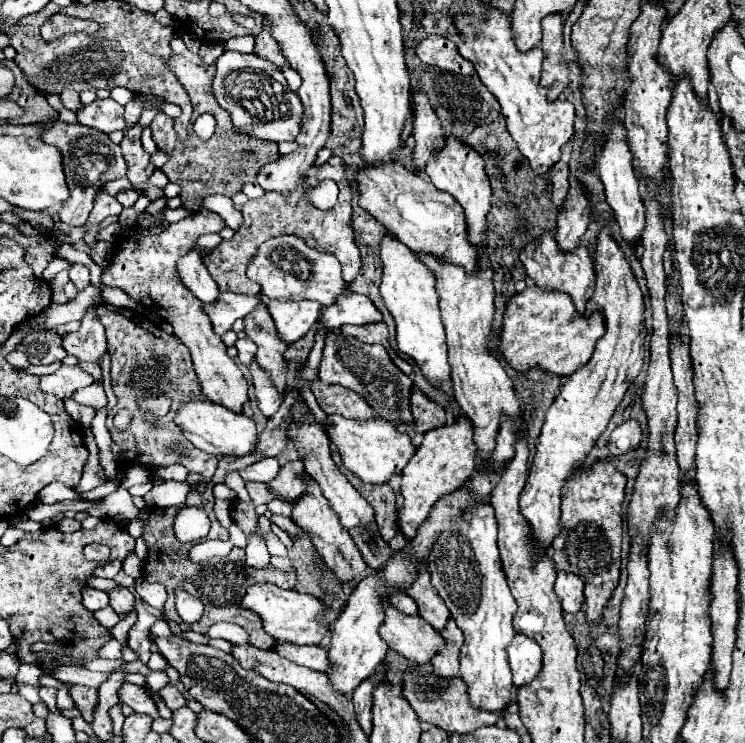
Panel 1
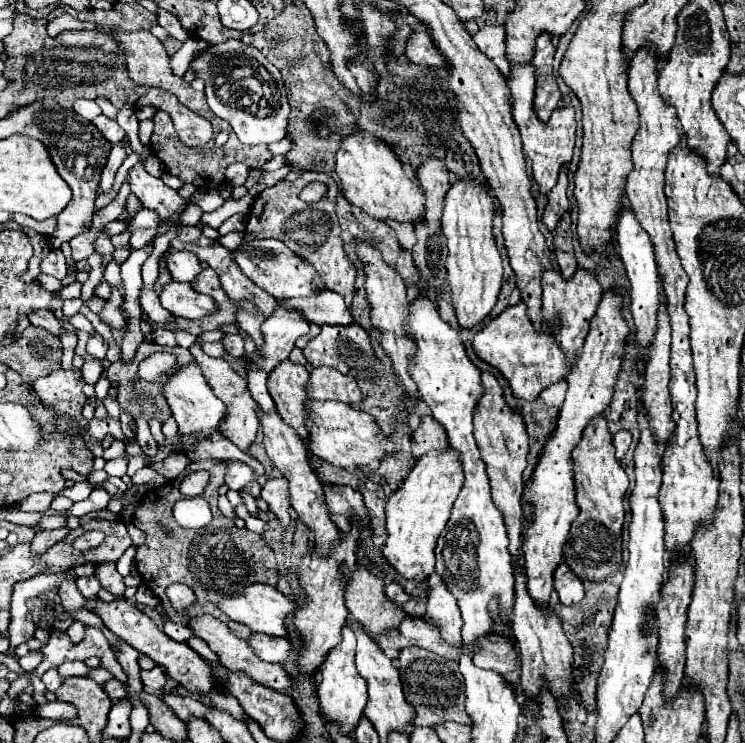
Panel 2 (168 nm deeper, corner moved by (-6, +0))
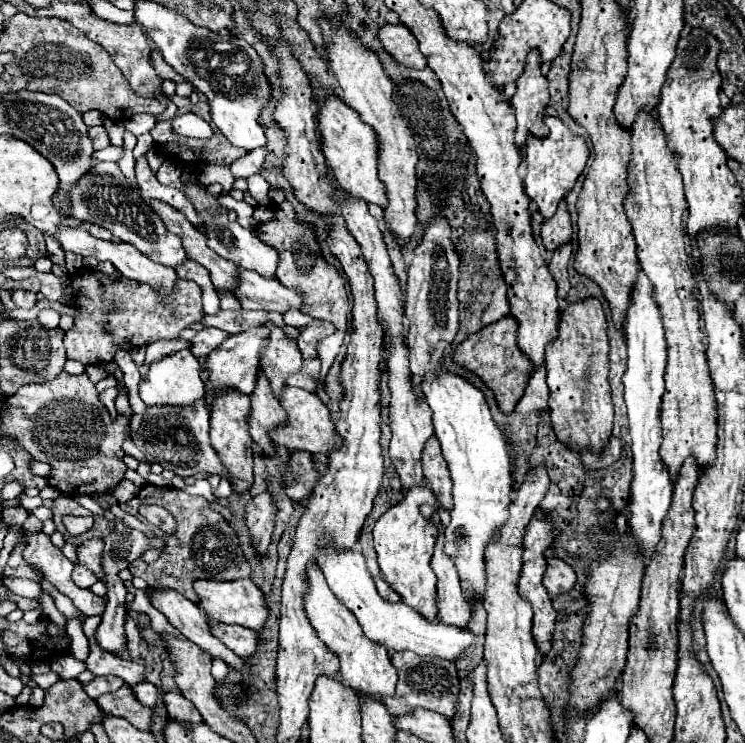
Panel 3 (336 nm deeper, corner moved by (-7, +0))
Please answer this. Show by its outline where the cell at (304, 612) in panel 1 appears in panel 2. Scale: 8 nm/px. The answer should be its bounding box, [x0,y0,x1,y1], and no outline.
[218,583,296,637]

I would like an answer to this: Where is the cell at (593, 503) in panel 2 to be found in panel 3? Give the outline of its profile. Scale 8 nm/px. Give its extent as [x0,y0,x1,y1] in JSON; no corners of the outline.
[547,299,613,453]

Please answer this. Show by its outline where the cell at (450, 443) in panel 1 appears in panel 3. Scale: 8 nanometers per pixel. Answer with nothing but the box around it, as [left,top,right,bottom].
[373,487,437,621]

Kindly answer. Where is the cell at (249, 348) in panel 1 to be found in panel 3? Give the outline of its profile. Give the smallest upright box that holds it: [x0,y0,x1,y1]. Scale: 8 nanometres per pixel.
[189,327,229,359]

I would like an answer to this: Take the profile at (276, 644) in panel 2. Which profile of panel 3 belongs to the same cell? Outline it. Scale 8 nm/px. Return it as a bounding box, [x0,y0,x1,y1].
[211,625,257,657]

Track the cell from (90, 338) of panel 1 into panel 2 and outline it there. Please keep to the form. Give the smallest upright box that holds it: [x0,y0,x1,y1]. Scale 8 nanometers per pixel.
[30,311,62,337]

